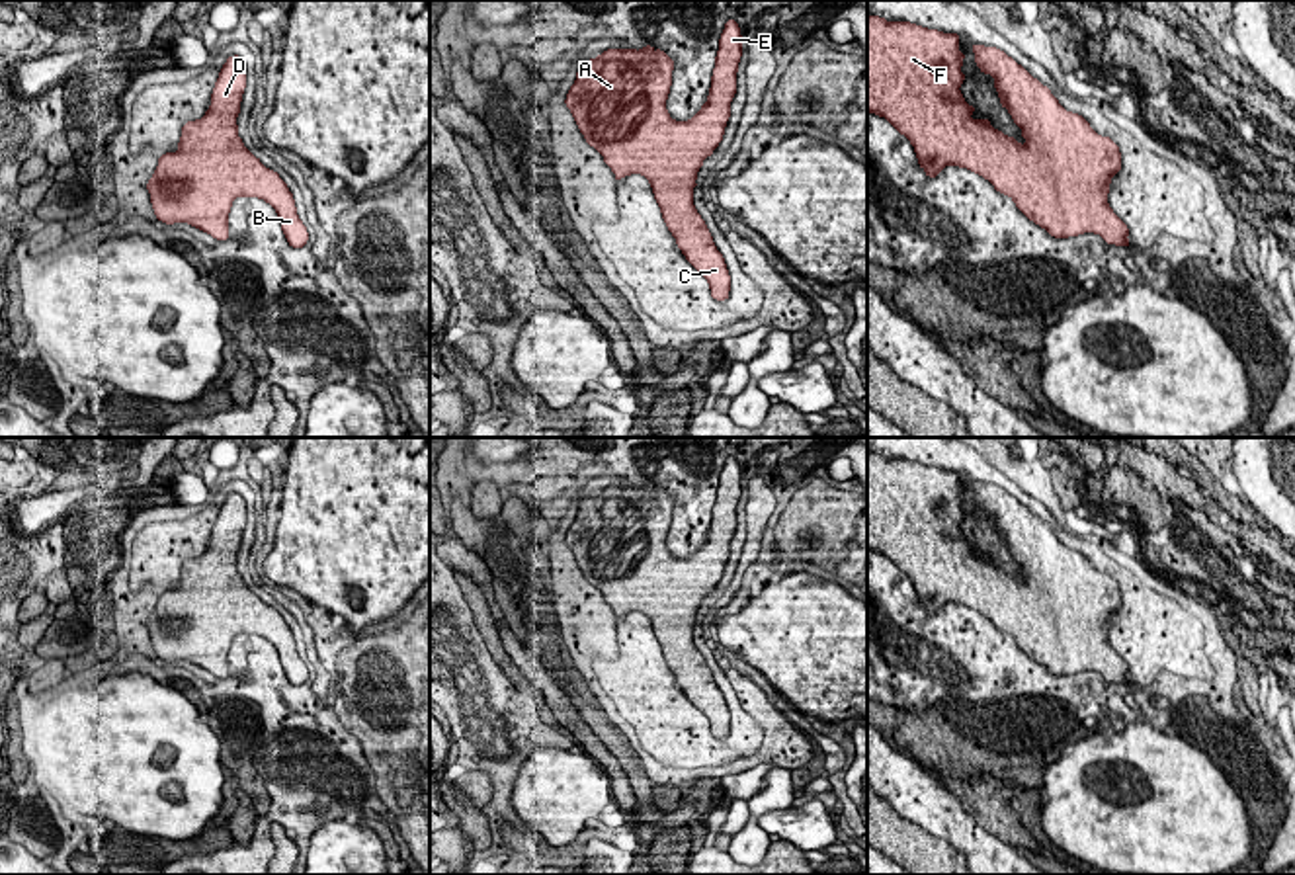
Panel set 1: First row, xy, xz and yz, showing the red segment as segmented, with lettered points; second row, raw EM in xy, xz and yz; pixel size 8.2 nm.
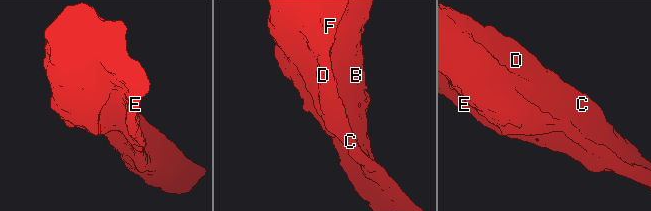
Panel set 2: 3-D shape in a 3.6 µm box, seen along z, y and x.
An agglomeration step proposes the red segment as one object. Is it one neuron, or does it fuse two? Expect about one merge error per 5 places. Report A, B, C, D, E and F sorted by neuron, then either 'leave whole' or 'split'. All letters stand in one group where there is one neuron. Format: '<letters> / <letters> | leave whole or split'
A B C D E F | leave whole

